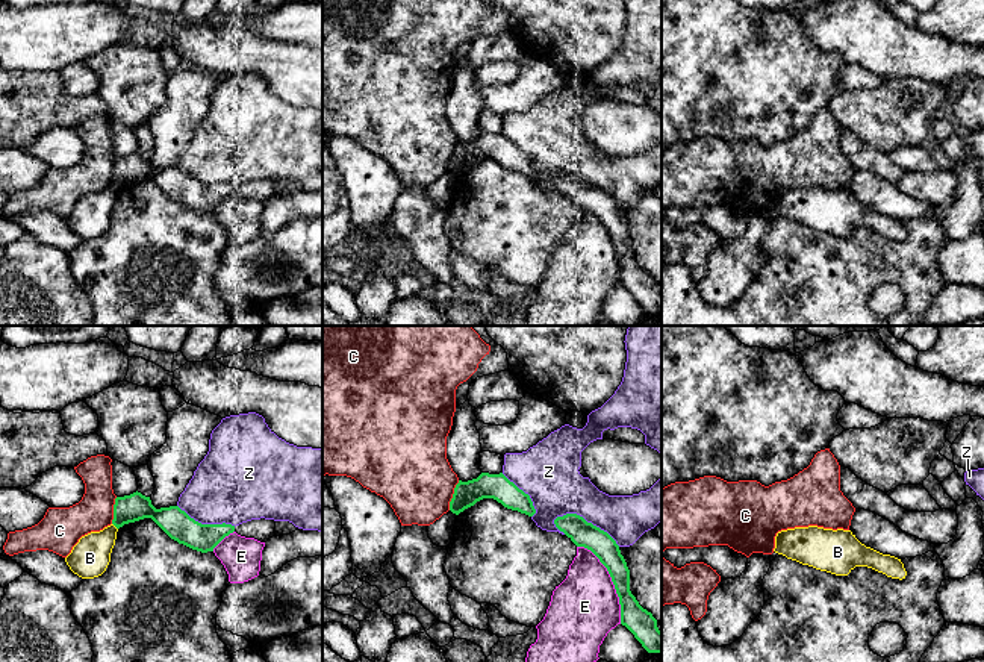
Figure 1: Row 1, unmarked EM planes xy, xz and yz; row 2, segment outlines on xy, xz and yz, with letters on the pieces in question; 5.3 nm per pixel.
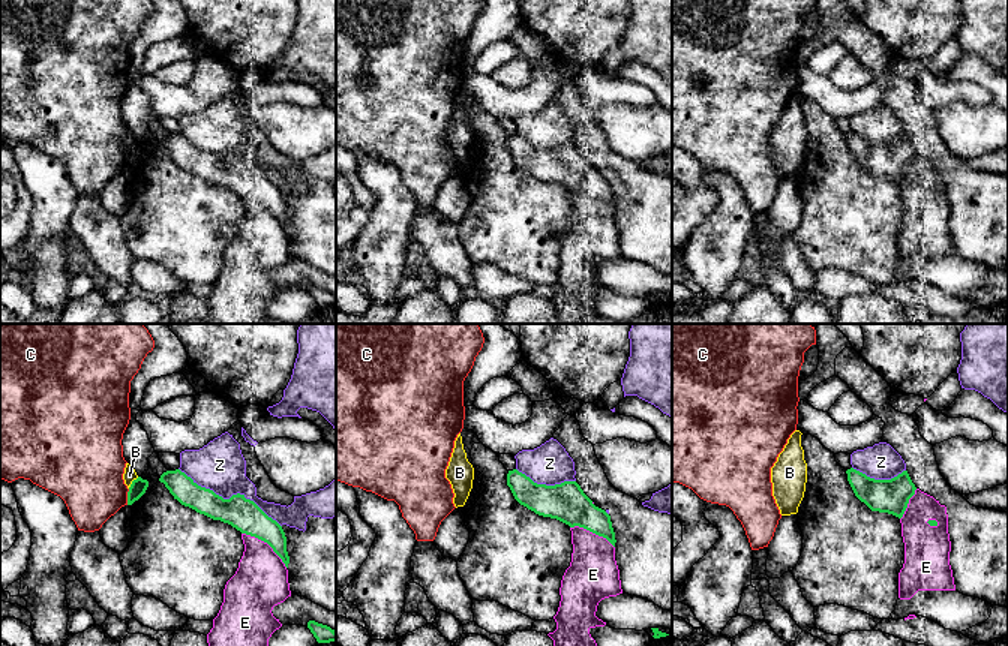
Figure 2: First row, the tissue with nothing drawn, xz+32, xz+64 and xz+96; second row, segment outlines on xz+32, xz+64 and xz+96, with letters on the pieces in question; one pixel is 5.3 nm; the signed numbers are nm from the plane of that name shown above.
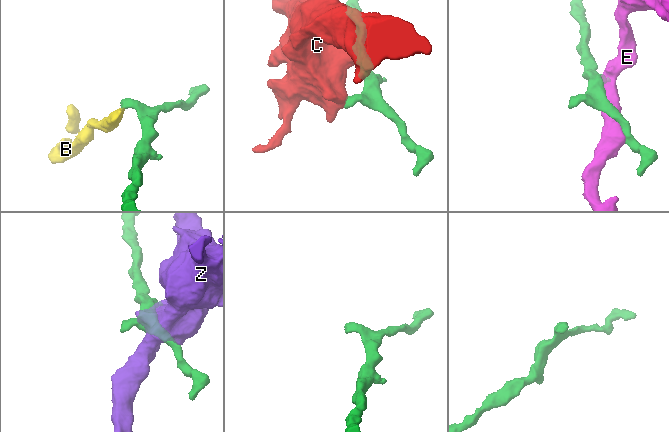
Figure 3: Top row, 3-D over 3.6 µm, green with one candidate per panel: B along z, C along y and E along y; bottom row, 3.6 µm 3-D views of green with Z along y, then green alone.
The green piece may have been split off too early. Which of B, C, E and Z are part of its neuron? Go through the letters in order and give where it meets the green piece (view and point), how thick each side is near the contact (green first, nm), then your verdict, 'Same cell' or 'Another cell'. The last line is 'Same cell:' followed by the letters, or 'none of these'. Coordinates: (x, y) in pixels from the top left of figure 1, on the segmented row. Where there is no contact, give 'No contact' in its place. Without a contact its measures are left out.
B: Touches green at xy (114, 524). Thickness 150 nm (green) against 200 nm. Another cell
C: Touches green at xz (453, 496). Thickness 140 nm (green) against 400 nm. Another cell
E: Touches green at xz (612, 580). Thickness 140 nm (green) against 360 nm. Another cell
Z: Touches green at xz (585, 520). Thickness 140 nm (green) against 300 nm. Another cell
Same cell: none of these

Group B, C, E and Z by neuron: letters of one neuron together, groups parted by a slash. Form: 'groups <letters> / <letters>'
groups B / C / E / Z

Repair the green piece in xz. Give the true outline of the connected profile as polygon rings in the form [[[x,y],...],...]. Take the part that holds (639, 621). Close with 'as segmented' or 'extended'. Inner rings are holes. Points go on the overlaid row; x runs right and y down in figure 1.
[[[577,514],[554,520],[577,547],[590,550],[607,568],[621,604],[621,624],[625,626],[648,653],[662,653],[662,632],[651,612],[643,609],[630,591],[630,570],[616,541]]]; as segmented

